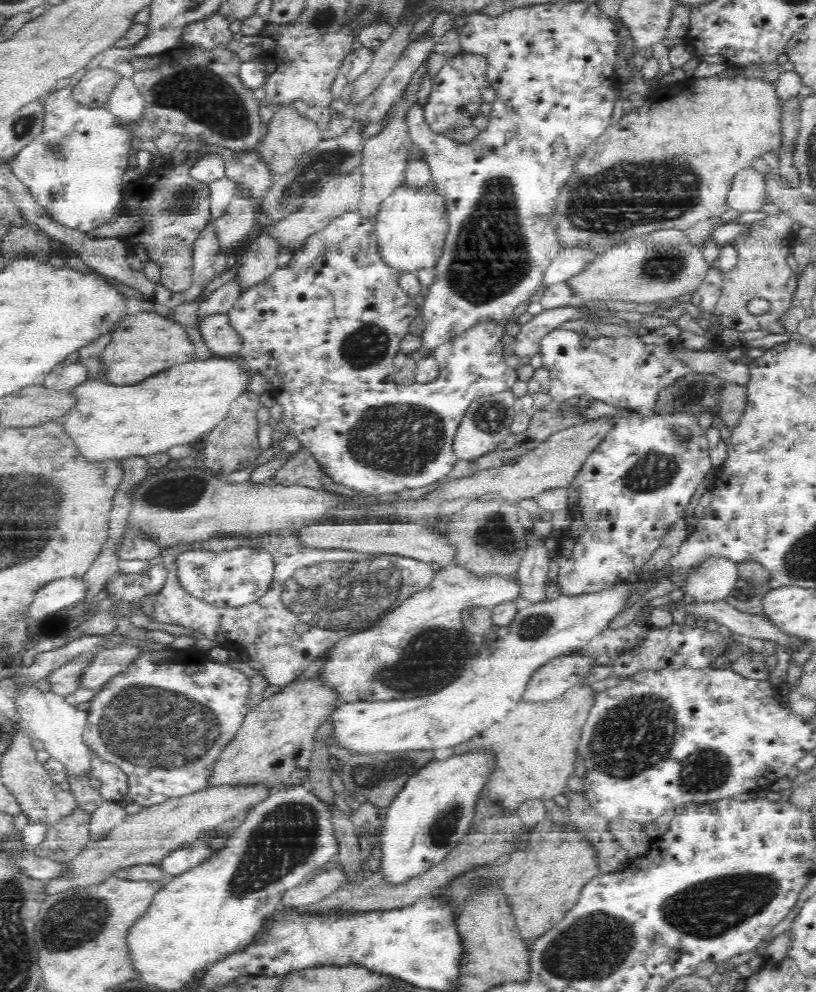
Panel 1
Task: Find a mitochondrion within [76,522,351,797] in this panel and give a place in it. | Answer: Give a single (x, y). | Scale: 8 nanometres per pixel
(135, 728)

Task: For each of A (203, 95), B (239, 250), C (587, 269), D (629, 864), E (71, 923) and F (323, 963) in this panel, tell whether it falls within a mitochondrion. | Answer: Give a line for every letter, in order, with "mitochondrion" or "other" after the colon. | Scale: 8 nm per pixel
A: mitochondrion
B: other
C: other
D: other
E: mitochondrion
F: other

